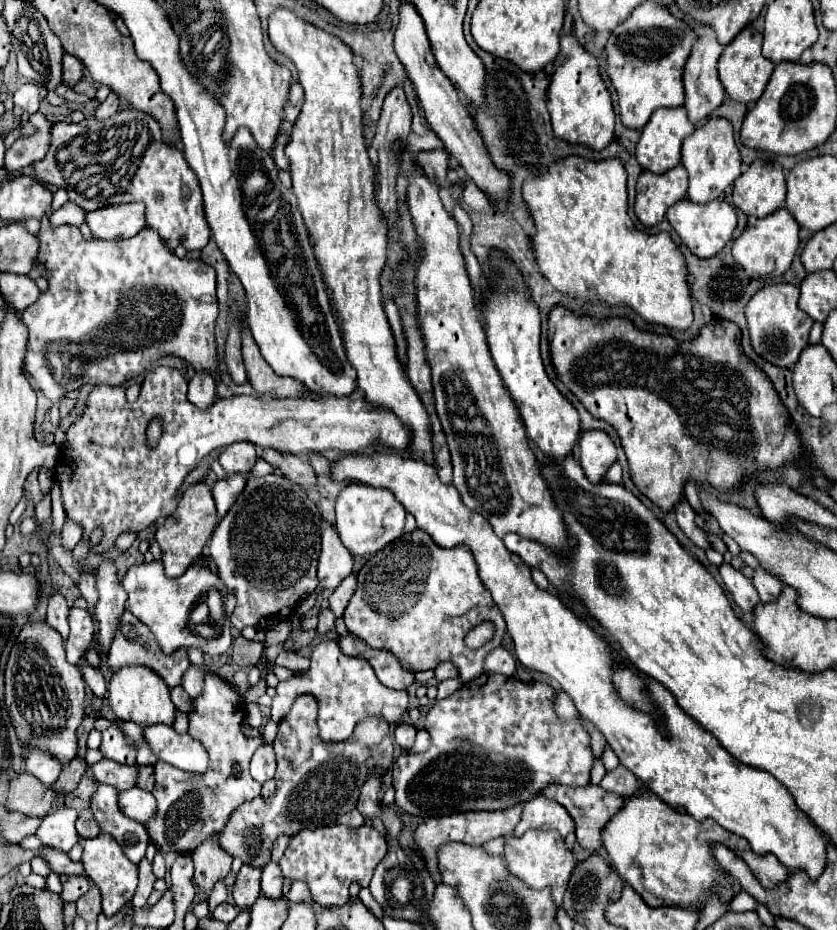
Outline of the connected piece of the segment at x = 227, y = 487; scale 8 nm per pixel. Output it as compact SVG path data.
M232 474L224 480L220 480L220 478L214 480L212 494L214 494L214 500L216 500L218 516L224 516L230 510L230 506L240 496L244 486L246 486L246 476L244 474Z

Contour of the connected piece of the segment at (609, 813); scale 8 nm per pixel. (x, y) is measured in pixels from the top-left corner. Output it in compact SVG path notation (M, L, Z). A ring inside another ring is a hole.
M546 786L544 790L540 790L542 796L546 798L552 798L556 802L560 802L568 812L570 816L574 818L576 822L576 838L578 838L578 844L584 848L584 850L598 850L600 848L600 830L602 826L620 810L622 806L622 796L618 794L612 794L612 792L606 792L602 790L600 786Z

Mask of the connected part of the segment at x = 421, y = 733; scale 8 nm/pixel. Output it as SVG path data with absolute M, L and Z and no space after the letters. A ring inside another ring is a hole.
M418 729L416 739L413 747L409 750L409 753L417 754L424 752L431 744L431 738L429 733L424 729Z

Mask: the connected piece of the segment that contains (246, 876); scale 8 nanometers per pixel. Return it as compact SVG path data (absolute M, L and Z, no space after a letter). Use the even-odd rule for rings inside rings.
M254 866L240 868L232 890L232 898L238 908L246 910L256 902L256 898L260 896L260 876L262 876L262 868L254 868Z

